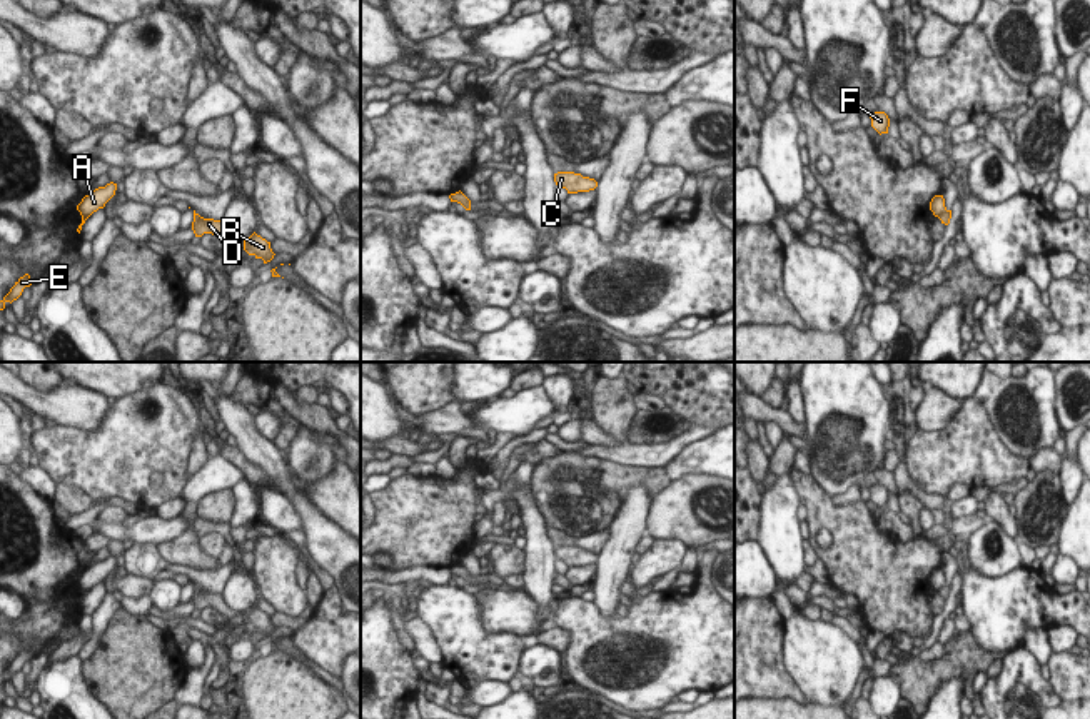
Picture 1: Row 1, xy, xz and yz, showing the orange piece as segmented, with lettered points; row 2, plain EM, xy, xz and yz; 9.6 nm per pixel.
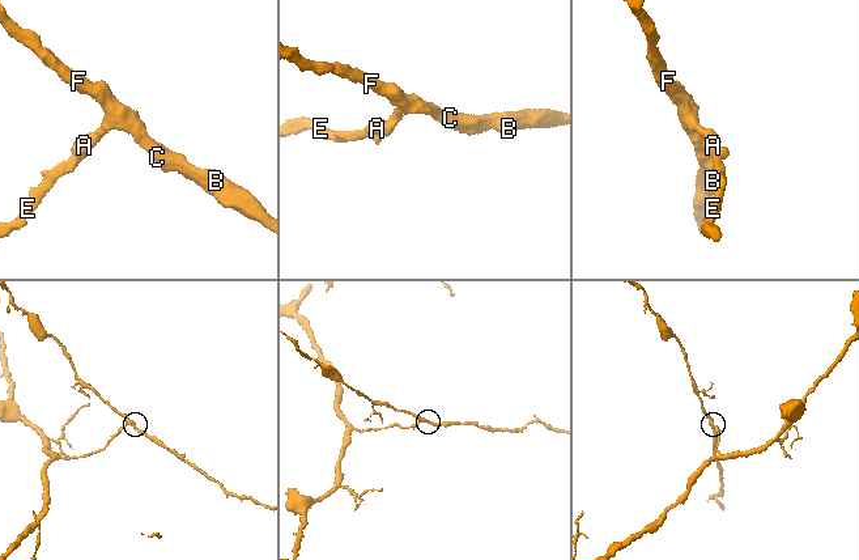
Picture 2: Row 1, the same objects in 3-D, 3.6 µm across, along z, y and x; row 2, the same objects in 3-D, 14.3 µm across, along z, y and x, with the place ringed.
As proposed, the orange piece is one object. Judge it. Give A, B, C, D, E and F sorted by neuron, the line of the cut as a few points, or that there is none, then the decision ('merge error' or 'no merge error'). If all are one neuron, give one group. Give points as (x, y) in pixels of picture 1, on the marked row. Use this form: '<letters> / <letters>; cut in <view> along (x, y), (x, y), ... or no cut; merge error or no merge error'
A B C D F / E; cut in yz along (945, 209), (938, 217); merge error

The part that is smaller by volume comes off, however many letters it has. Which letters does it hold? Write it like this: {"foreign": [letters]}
{"foreign": ["A", "B", "C", "D", "F"]}

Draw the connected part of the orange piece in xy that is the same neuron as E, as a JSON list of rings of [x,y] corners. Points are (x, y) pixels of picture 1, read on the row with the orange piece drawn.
[[[25,274],[23,277],[20,277],[17,282],[15,282],[15,285],[10,289],[10,292],[0,300],[0,310],[3,310],[5,309],[5,304],[7,302],[13,302],[13,300],[17,300],[20,295],[22,295],[22,292],[23,292],[23,289],[25,287],[30,287],[33,282],[30,280],[30,275],[28,274]]]

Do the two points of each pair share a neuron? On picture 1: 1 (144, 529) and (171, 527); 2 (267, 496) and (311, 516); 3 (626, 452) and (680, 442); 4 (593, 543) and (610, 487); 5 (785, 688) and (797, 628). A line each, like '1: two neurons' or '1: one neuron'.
1: one neuron
2: two neurons
3: one neuron
4: two neurons
5: two neurons

